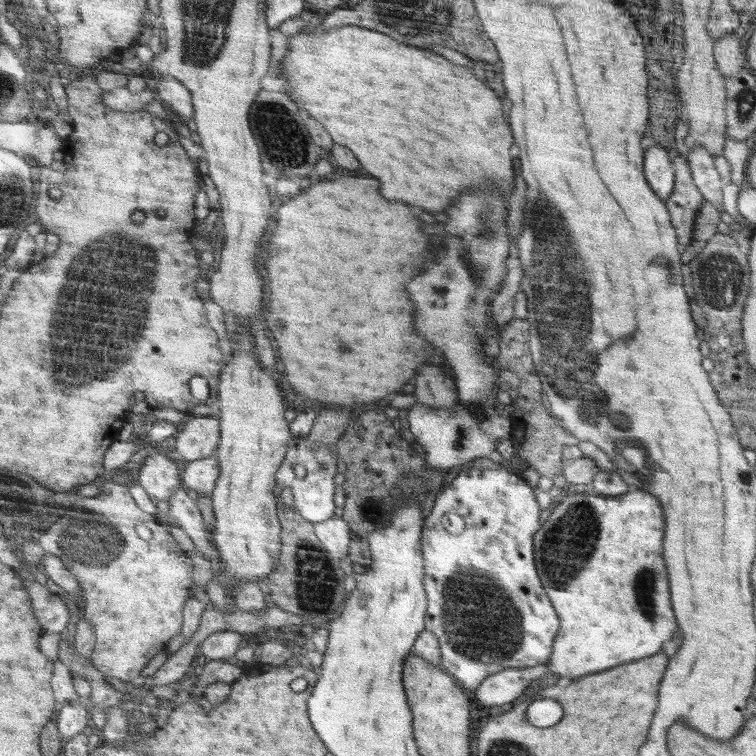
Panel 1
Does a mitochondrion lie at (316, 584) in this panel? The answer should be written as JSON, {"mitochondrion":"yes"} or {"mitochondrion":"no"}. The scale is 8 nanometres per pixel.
{"mitochondrion":"yes"}

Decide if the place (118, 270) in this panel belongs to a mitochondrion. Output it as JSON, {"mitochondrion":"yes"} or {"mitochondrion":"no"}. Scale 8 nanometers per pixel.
{"mitochondrion":"yes"}

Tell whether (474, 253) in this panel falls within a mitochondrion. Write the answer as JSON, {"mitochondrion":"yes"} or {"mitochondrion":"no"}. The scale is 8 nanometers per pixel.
{"mitochondrion":"yes"}

